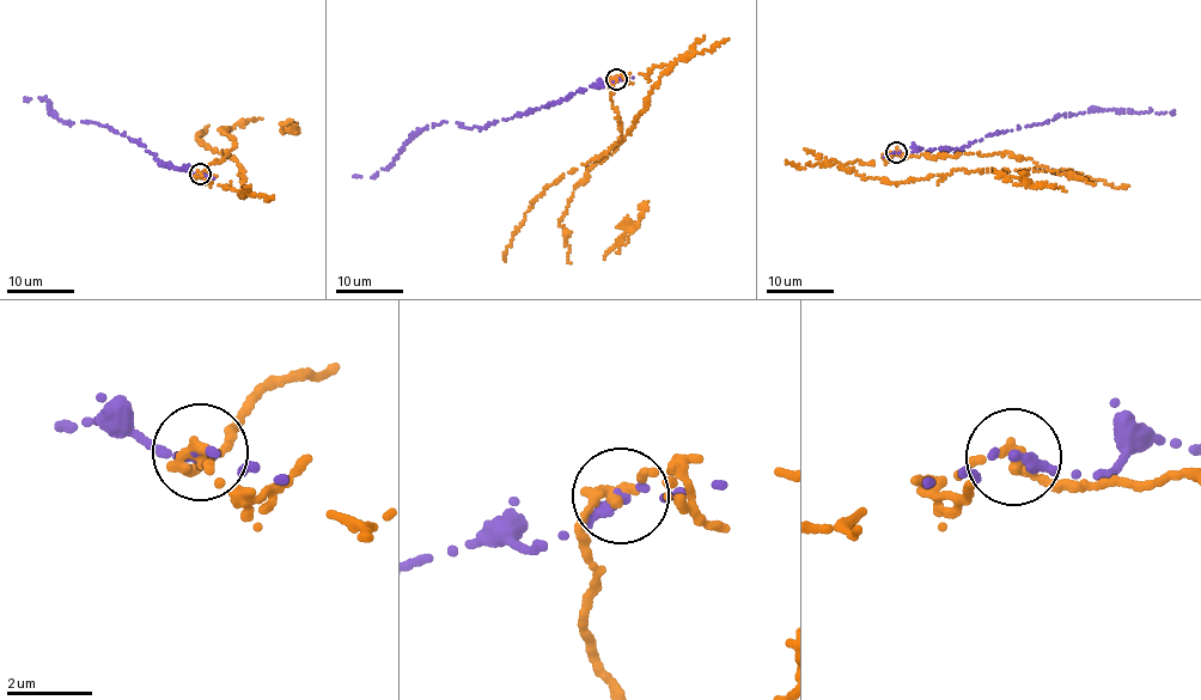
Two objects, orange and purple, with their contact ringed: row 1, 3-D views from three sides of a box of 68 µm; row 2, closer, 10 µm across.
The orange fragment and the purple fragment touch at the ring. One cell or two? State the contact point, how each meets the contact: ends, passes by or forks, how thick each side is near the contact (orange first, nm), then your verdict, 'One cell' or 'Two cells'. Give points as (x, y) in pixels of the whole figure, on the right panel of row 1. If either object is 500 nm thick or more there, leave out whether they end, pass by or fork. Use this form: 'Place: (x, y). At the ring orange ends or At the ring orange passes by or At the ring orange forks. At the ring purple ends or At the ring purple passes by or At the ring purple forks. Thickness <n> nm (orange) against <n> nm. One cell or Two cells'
Place: (896, 152). At the ring orange passes by. At the ring purple ends. Thickness 240 nm (orange) against 300 nm. Two cells

